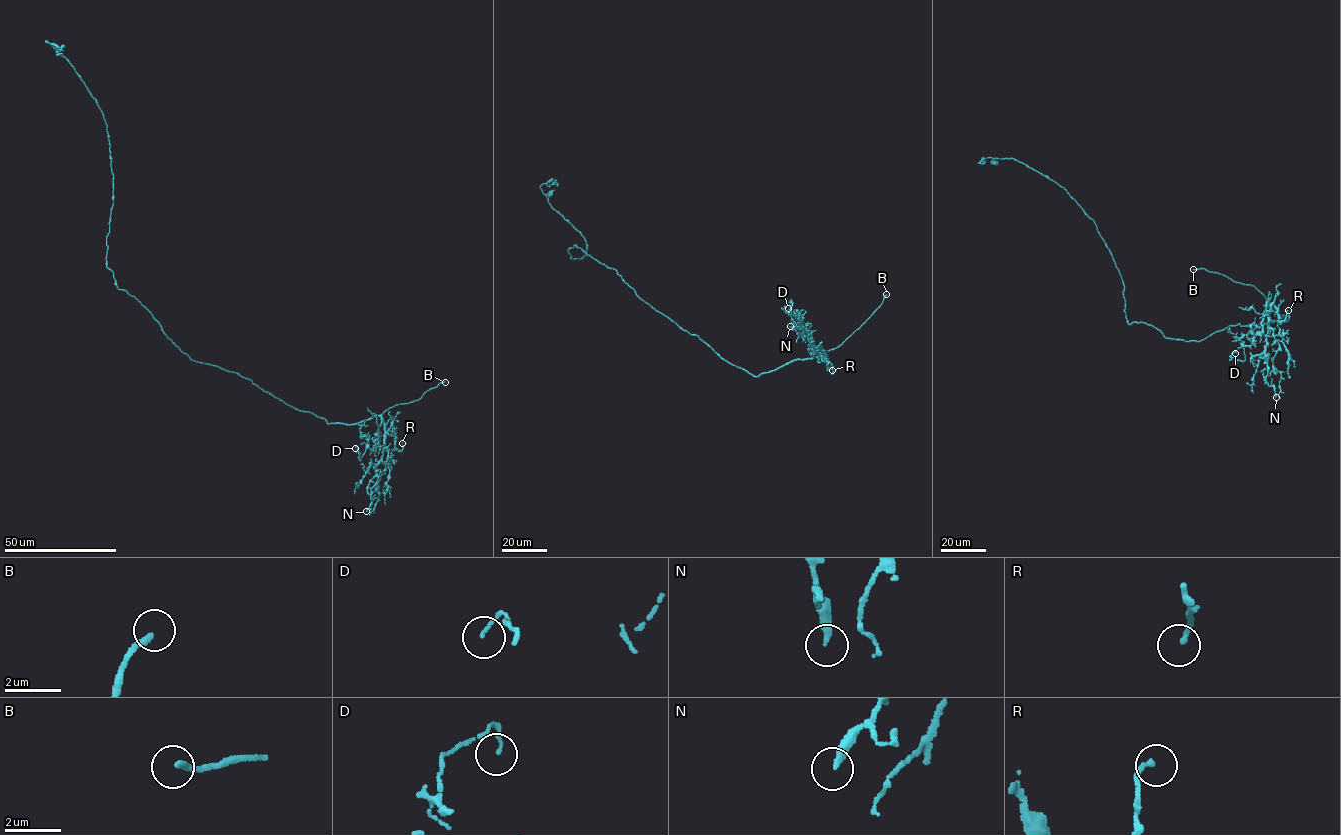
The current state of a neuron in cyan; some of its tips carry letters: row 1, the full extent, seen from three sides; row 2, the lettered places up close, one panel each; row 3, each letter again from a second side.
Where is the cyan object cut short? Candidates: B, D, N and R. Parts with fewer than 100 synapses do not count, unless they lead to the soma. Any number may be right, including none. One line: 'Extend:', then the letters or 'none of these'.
Extend: B

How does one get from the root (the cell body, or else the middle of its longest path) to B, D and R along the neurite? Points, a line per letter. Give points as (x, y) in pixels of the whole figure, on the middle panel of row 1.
B: (616, 270), (641, 299), (697, 336), (721, 357), (757, 376), (837, 348), (886, 294)
D: (616, 270), (641, 299), (755, 376), (815, 355), (803, 319), (791, 314), (792, 303), (788, 308)
R: (616, 270), (641, 299), (755, 376), (815, 355), (819, 362), (825, 357), (832, 370)

